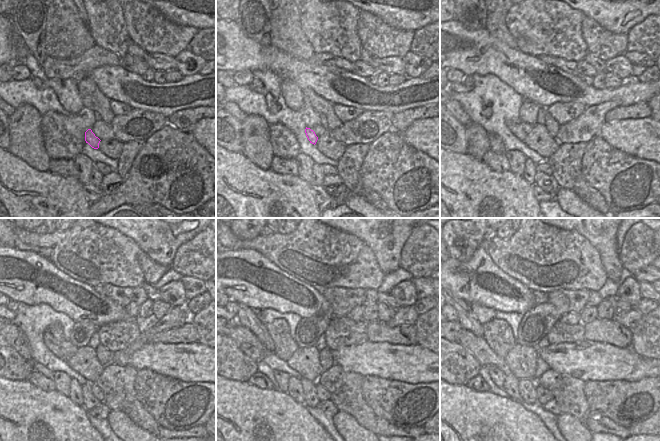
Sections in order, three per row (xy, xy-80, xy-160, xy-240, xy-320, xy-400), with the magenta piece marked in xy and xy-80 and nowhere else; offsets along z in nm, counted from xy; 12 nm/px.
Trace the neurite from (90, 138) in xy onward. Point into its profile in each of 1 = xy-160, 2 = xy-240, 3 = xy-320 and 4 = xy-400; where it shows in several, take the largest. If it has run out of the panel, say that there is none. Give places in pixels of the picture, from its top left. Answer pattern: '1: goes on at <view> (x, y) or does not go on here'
1: goes on at xy-160 (517, 131)
2: goes on at xy-240 (54, 345)
3: goes on at xy-320 (267, 334)
4: goes on at xy-400 (494, 329)

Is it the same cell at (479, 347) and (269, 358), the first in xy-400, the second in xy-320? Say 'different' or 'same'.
different

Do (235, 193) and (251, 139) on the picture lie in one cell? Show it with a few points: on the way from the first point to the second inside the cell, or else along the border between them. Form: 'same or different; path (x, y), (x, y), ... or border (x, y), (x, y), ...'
different; border (241, 153), (260, 168), (266, 169)

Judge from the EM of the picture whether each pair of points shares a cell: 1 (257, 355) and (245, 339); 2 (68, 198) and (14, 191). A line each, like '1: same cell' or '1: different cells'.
1: same cell
2: same cell

